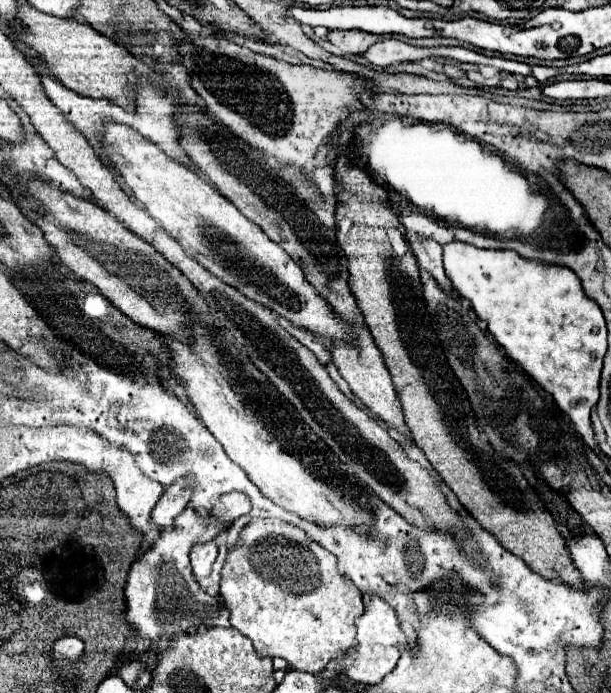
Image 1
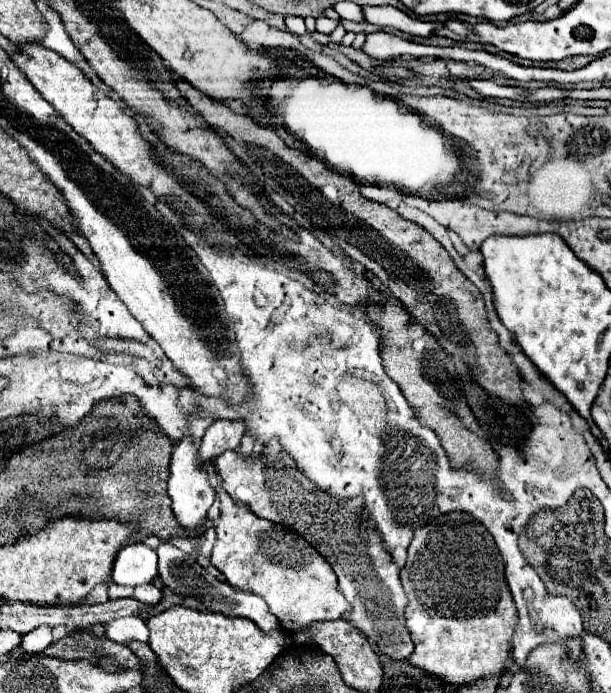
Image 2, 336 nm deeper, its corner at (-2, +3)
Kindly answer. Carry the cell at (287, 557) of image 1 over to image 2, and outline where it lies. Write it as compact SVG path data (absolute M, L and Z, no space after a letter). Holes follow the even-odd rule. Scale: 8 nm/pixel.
M221 482L215 484L215 492L221 500L221 518L215 528L217 542L211 564L233 588L261 596L287 636L323 620L339 620L343 614L351 612L337 588L337 576L331 564L303 536L285 526L267 522L243 504L233 502Z

